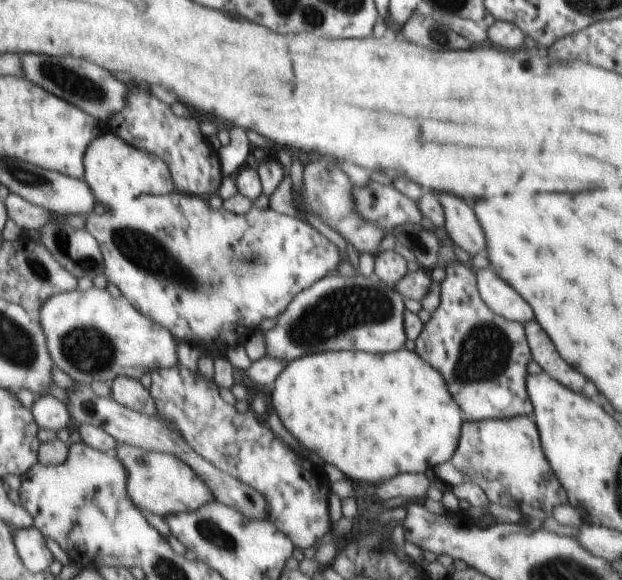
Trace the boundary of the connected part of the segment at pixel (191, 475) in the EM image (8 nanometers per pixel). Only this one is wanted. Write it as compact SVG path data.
M121 443L115 453L129 470L129 498L143 512L161 518L193 514L193 510L199 510L201 506L207 506L216 500L203 476L194 472L188 464L185 466L183 460L172 454L161 454Z

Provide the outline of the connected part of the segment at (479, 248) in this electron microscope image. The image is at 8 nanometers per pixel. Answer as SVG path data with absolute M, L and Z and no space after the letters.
M441 189L437 192L431 190L431 194L439 200L444 209L443 227L452 244L470 256L484 252L485 236L481 226L477 224L473 208L465 206L465 200L442 192Z

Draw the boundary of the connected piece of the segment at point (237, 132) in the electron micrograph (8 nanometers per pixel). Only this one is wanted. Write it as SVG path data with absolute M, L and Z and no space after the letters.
M229 128L229 142L226 146L221 146L217 150L219 154L219 170L226 177L233 176L245 158L249 156L249 140L245 136L245 130L241 128Z

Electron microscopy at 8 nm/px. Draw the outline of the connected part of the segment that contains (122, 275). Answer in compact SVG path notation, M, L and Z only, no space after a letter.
M175 191L173 194L165 194L165 196L139 196L120 208L101 208L85 217L87 220L86 229L99 241L99 246L104 254L105 270L103 270L103 275L106 282L110 282L118 288L121 294L128 298L129 302L137 307L137 310L141 311L141 314L147 316L149 320L153 320L157 326L165 326L165 330L169 330L177 338L177 342L183 342L183 340L196 342L205 348L209 344L209 348L207 348L209 351L222 352L225 346L237 344L235 342L235 322L237 322L237 338L243 338L247 334L247 324L249 324L249 328L253 328L261 320L276 318L277 314L281 314L291 304L291 300L296 294L299 294L303 288L307 289L307 286L315 284L315 280L323 278L339 262L339 254L337 254L333 243L325 240L321 234L317 234L317 230L309 226L308 222L296 216L273 212L268 207L251 208L250 206L245 214L239 215L223 208L213 210L203 198Z

